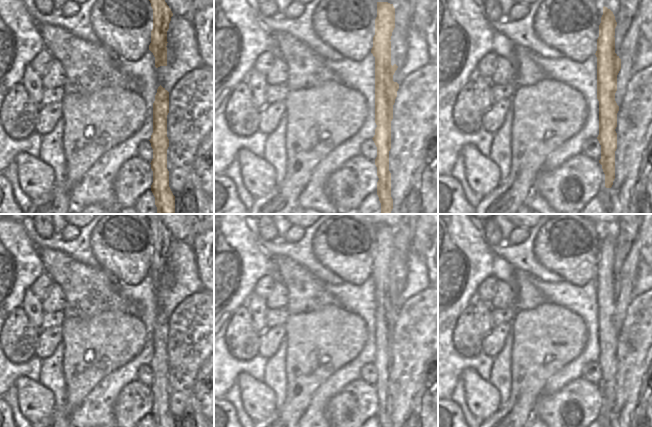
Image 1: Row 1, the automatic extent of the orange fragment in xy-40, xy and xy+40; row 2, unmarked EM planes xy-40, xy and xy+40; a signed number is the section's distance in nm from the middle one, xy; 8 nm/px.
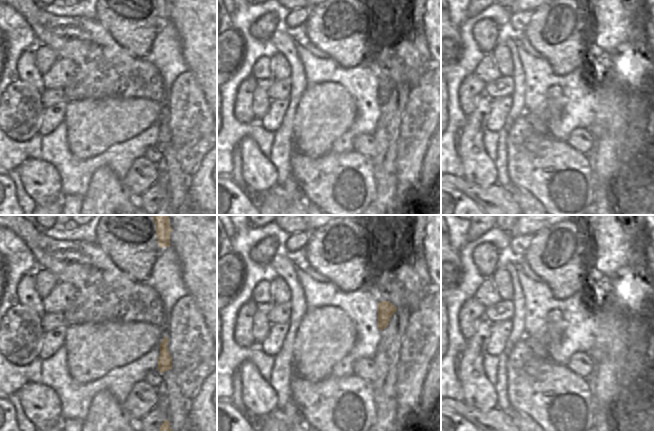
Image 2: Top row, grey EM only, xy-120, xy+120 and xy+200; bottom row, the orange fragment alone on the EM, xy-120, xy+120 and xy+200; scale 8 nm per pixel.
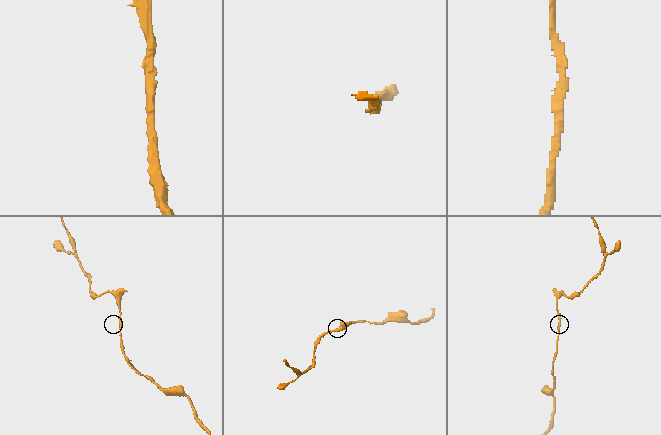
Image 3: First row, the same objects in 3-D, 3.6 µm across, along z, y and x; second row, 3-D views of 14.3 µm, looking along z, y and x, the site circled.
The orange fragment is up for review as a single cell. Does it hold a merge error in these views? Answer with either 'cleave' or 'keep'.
keep

